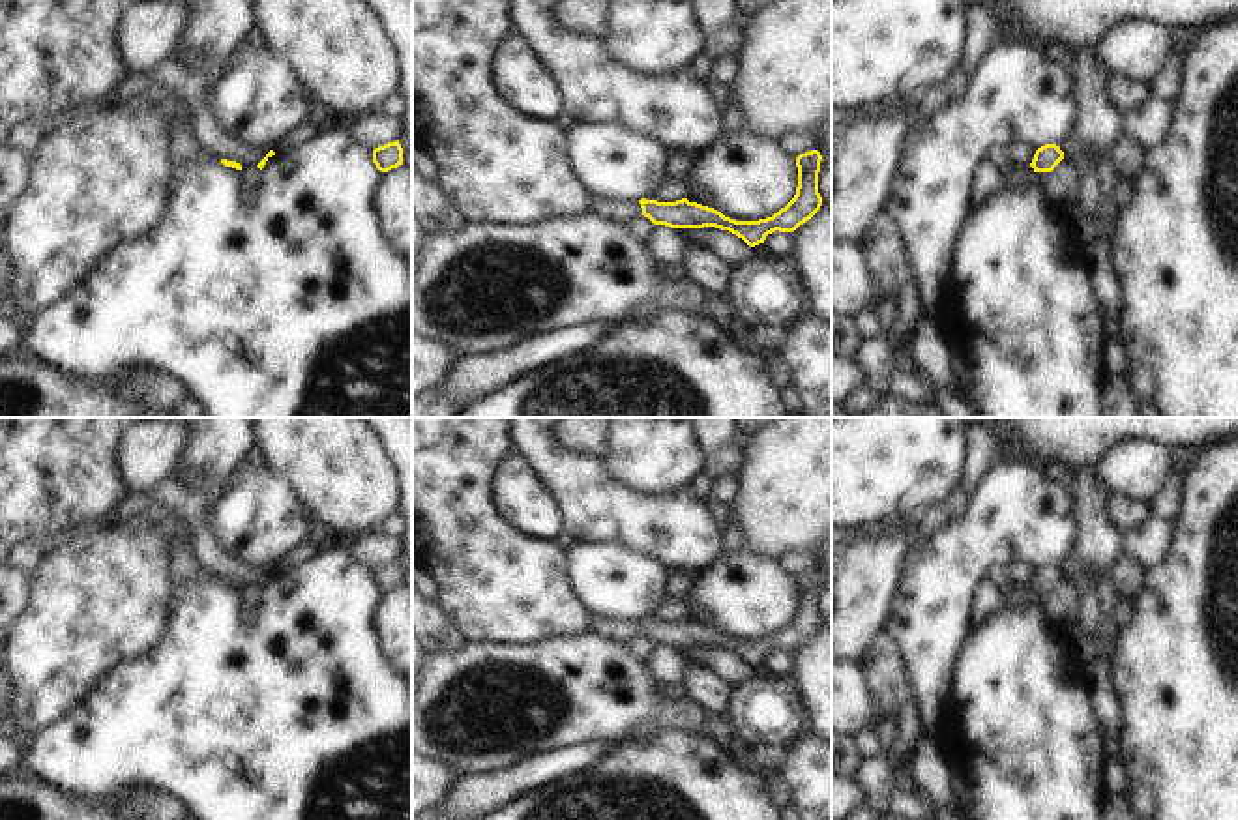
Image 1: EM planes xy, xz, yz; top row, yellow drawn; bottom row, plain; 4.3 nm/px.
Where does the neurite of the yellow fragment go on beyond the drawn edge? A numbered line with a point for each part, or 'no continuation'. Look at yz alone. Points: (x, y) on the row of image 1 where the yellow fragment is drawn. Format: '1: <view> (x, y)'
no continuation

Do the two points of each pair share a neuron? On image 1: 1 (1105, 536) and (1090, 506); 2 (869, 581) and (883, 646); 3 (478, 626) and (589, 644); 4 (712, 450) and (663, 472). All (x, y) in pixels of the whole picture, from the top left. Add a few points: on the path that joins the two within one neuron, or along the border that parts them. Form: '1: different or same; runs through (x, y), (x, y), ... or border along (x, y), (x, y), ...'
1: same; runs through (1098, 528), (1092, 513)
2: different; border along (881, 628), (860, 663)
3: different; border along (589, 629), (506, 644)
4: different; border along (695, 437), (705, 459), (703, 470)

